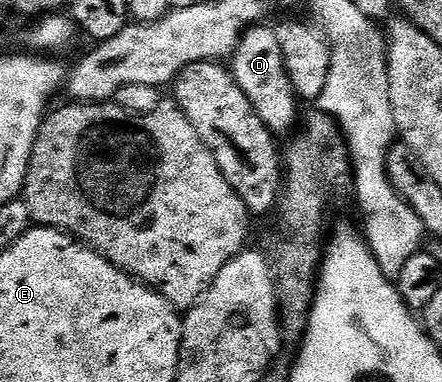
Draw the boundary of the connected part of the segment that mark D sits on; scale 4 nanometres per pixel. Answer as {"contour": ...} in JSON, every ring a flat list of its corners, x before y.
{"contour":[[265,23,249,26,232,55,231,72,243,95,251,99,251,107,255,107,259,119,263,119,263,123,271,132,275,135,281,133,289,135,298,128,299,98,287,75,287,67,283,63,283,51,279,48,279,39,275,39,275,28,267,27]]}

